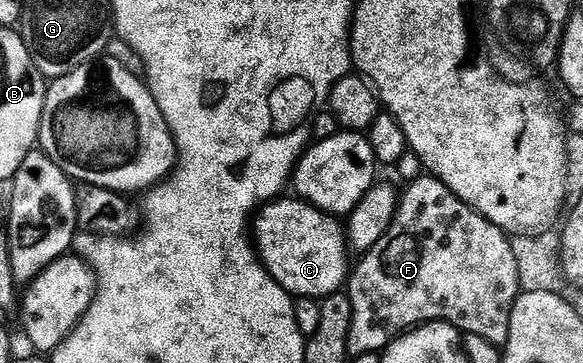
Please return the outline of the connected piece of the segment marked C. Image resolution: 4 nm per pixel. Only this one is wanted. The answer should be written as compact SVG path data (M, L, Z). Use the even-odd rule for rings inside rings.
M299 197L284 198L277 198L261 207L254 219L254 243L264 268L272 274L274 281L278 281L278 285L285 287L293 297L319 301L326 295L337 294L350 275L350 244L341 220Z

